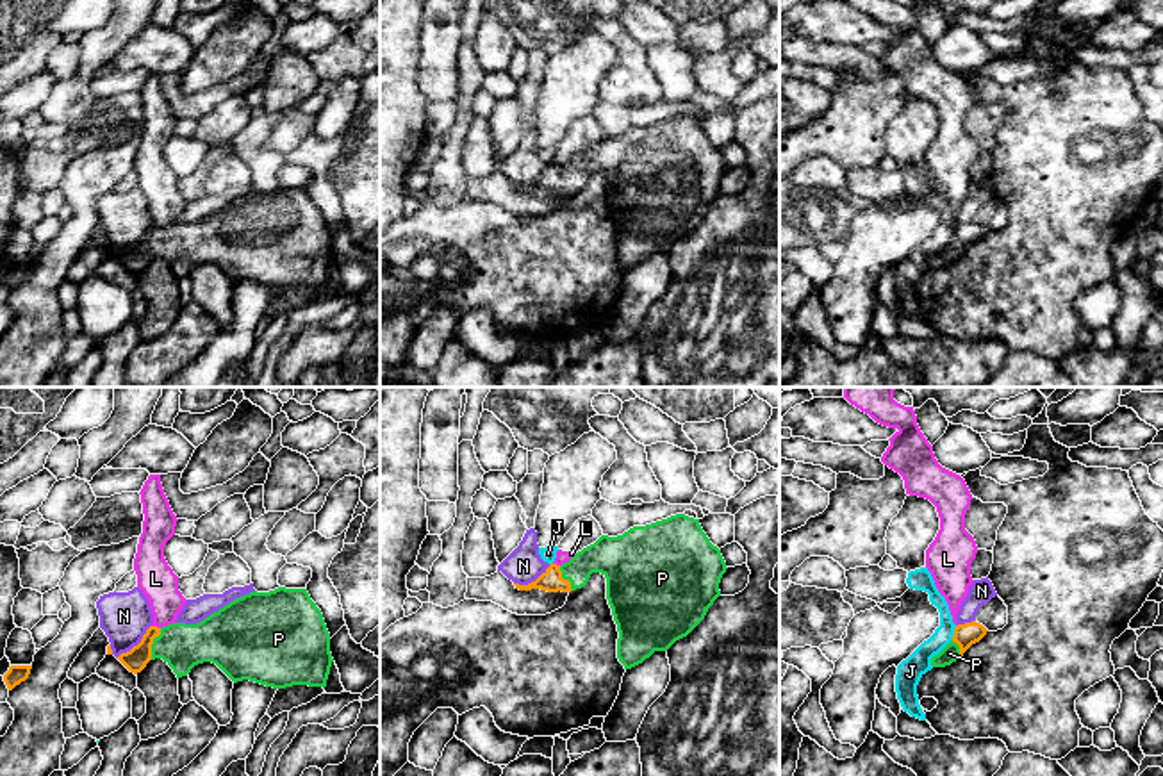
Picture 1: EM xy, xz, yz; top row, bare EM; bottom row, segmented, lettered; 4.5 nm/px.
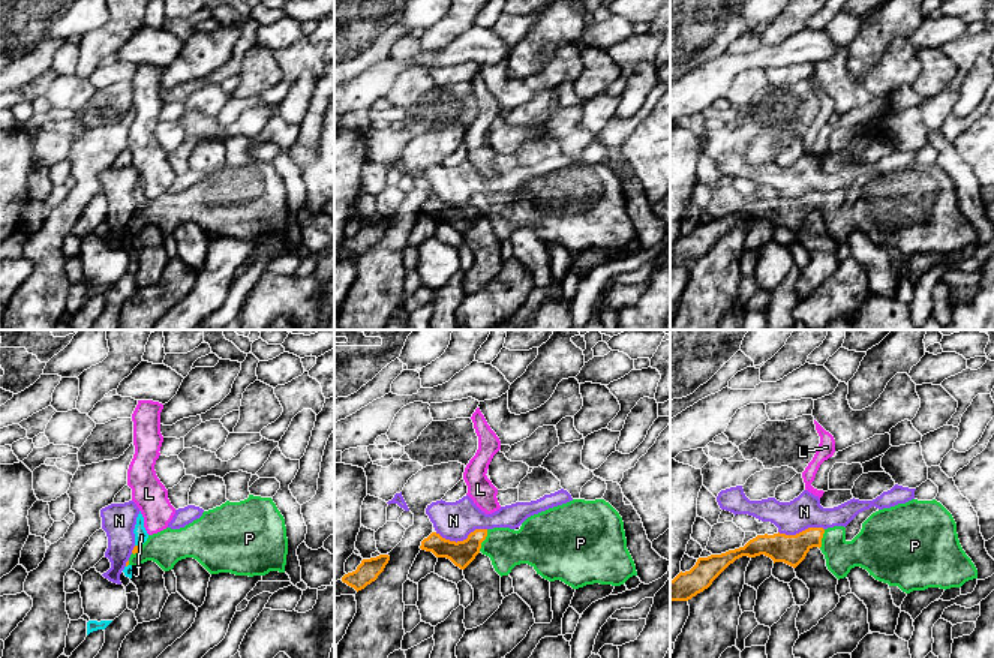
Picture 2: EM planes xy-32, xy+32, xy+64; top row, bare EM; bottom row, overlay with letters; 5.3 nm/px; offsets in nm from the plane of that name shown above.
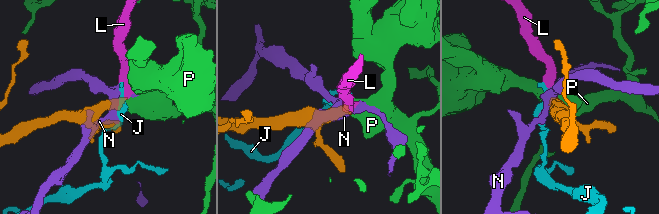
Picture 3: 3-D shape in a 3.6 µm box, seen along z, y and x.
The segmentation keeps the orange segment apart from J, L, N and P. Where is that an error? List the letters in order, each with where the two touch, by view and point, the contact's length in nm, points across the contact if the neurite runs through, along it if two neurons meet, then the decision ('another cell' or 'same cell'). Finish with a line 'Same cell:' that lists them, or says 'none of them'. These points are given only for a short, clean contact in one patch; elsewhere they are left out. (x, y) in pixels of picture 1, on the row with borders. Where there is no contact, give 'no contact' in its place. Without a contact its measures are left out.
J: meets orange in yz at (955, 634); contact 70 nm long; border along yz (956, 627), (951, 639); another cell
L: meets orange in xy at (156, 627); contact 40 nm long; border along xy (152, 625), (159, 628); another cell
N: meets orange in xy at (138, 644); contact 220 nm long; border along xy (150, 625), (136, 644), (116, 657); another cell
P: meets orange in xy at (152, 643); contact 150 nm long; runs through xy (138, 657), (152, 643), (175, 643), (182, 646); same cell
Same cell: P

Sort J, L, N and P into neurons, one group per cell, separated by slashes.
J / L / N / P

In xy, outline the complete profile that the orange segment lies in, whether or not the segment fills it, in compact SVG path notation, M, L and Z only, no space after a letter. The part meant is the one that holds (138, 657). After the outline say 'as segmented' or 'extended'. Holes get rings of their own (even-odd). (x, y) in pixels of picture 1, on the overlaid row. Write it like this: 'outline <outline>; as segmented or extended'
outline M285 587L269 592L253 590L235 598L196 624L150 626L137 646L118 656L134 674L155 658L162 658L177 678L187 676L198 664L212 662L234 683L250 680L273 689L293 685L325 689L334 662L330 633L321 610L310 599L307 589Z; extended

